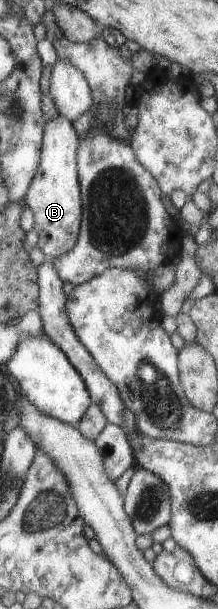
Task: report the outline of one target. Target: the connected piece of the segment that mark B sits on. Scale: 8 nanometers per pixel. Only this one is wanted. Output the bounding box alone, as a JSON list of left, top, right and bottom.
[26,111,83,259]

